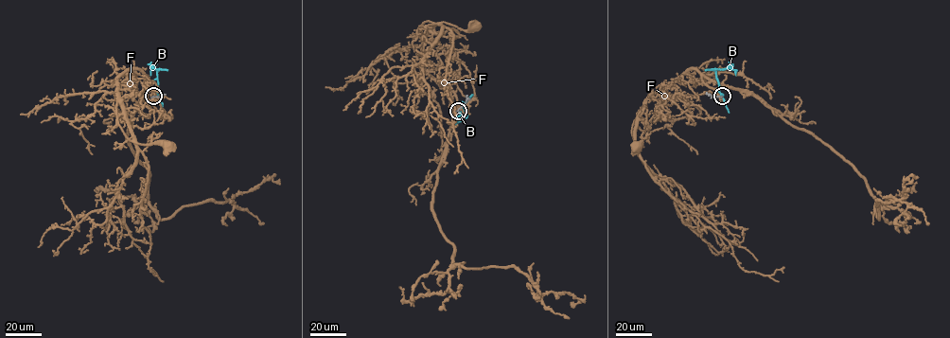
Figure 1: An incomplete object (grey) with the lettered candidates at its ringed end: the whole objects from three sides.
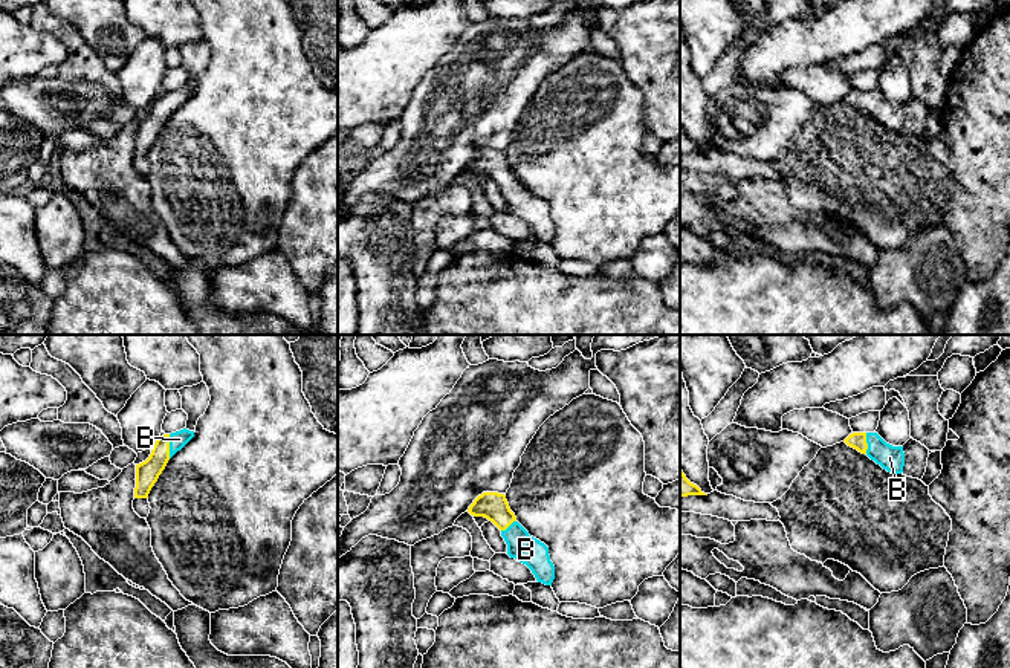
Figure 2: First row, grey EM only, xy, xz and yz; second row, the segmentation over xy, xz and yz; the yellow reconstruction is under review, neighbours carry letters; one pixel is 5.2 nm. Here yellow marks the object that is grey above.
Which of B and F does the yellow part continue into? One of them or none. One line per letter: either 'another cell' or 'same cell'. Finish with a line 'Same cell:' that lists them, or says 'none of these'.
B: same cell
F: another cell
Same cell: B

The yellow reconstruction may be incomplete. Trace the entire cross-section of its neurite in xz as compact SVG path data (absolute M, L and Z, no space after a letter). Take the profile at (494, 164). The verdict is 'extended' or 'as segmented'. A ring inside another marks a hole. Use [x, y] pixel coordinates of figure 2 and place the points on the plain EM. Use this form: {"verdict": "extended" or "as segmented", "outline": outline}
{"verdict": "extended", "outline": "M483 150L469 164L468 170L474 174L484 174L500 188L507 202L507 212L526 222L538 240L552 243L555 223L550 219L549 205L516 179L504 151Z"}

